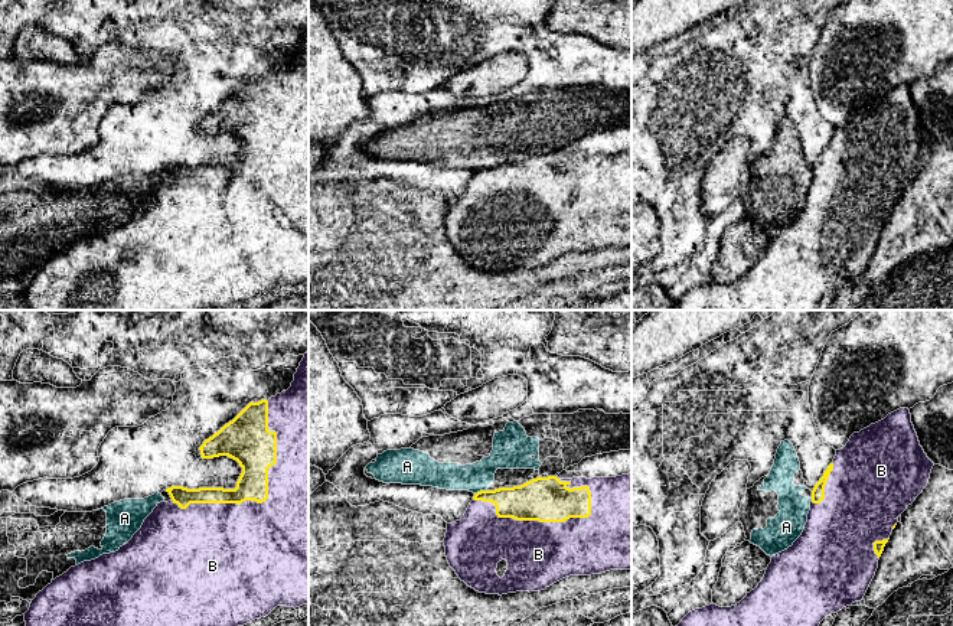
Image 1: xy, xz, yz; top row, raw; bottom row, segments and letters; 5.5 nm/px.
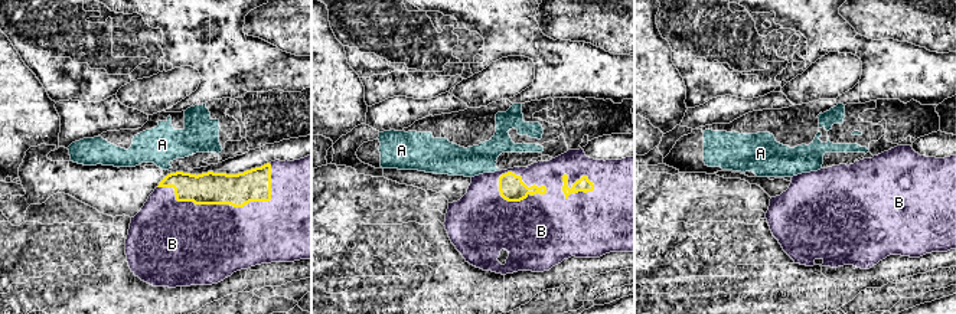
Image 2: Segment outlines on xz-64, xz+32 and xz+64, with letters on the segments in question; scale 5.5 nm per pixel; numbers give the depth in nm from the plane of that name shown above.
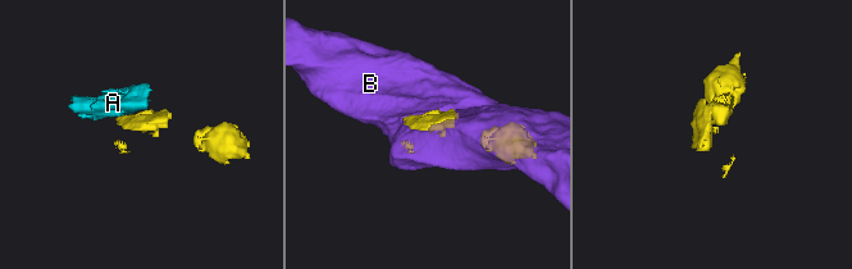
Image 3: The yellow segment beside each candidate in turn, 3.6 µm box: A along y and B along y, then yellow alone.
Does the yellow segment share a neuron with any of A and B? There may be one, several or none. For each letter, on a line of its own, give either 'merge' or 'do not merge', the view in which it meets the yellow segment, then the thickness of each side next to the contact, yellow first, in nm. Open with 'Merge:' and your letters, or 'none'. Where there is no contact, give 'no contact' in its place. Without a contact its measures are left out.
Merge: B
A: do not merge | xz | 200/160 nm
B: merge | xy | 220/480 nm

